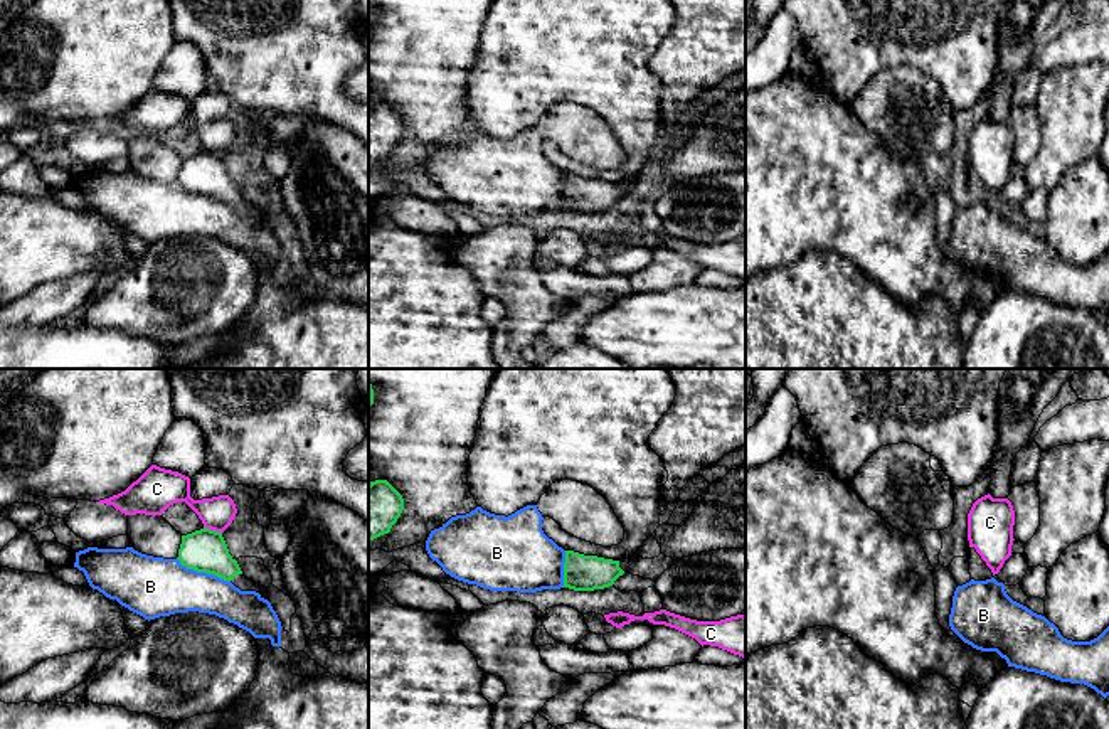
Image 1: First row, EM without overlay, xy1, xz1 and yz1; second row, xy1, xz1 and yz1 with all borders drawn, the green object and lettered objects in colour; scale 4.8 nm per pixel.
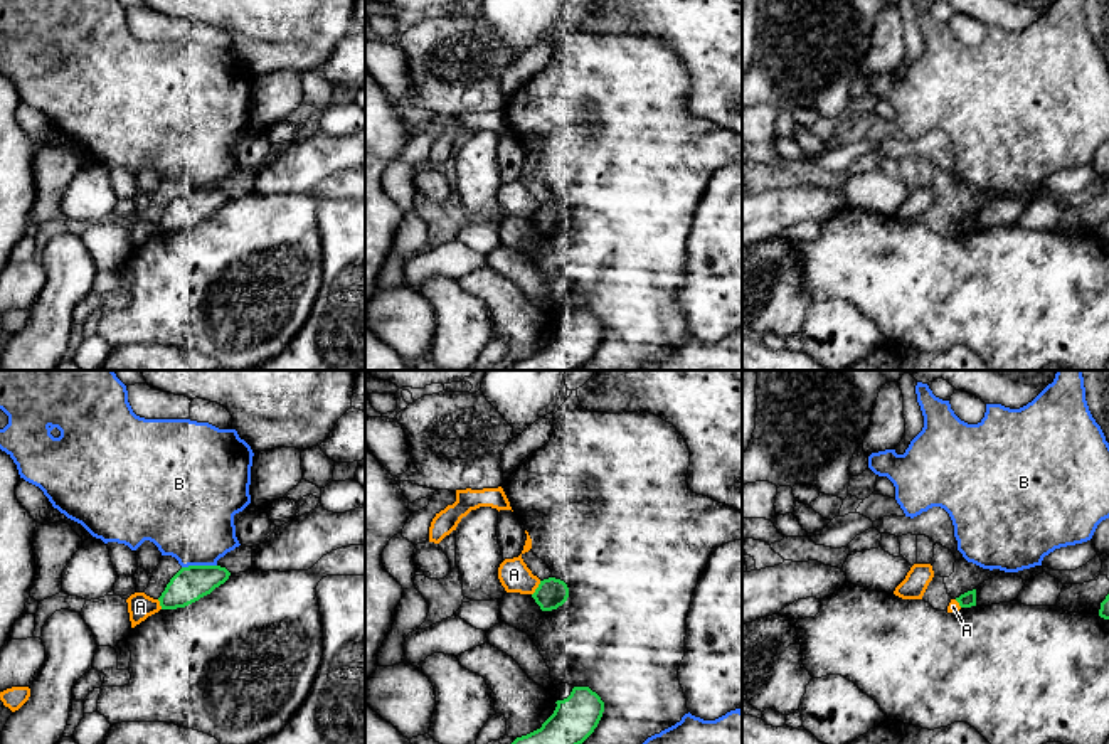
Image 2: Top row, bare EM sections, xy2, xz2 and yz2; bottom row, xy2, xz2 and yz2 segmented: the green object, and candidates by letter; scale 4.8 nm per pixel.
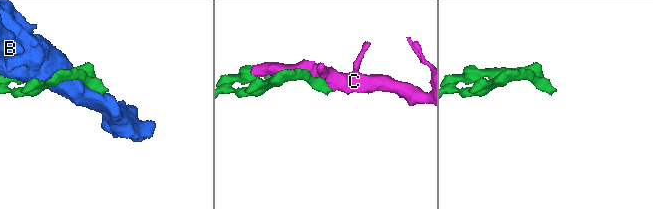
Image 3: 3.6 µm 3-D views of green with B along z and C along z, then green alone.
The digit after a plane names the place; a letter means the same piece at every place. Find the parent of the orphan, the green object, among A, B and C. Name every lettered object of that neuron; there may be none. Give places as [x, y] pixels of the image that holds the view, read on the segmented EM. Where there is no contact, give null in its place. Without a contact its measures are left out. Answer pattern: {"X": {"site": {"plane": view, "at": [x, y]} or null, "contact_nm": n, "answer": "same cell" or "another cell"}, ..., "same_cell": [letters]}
{"A": {"site": {"plane": "xz2", "at": [537, 588]}, "contact_nm": 80, "answer": "another cell"}, "B": {"site": {"plane": "xy1", "at": [202, 571]}, "contact_nm": 280, "answer": "another cell"}, "C": {"site": {"plane": "xy1", "at": [212, 531]}, "contact_nm": 90, "answer": "another cell"}, "same_cell": []}

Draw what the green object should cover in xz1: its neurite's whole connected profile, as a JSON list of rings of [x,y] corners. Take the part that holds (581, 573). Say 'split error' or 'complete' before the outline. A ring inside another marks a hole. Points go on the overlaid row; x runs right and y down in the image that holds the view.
split error; [[[565,551],[564,562],[564,588],[574,591],[604,589],[628,572],[638,556],[624,561],[613,561],[597,556],[584,556],[574,551]]]

